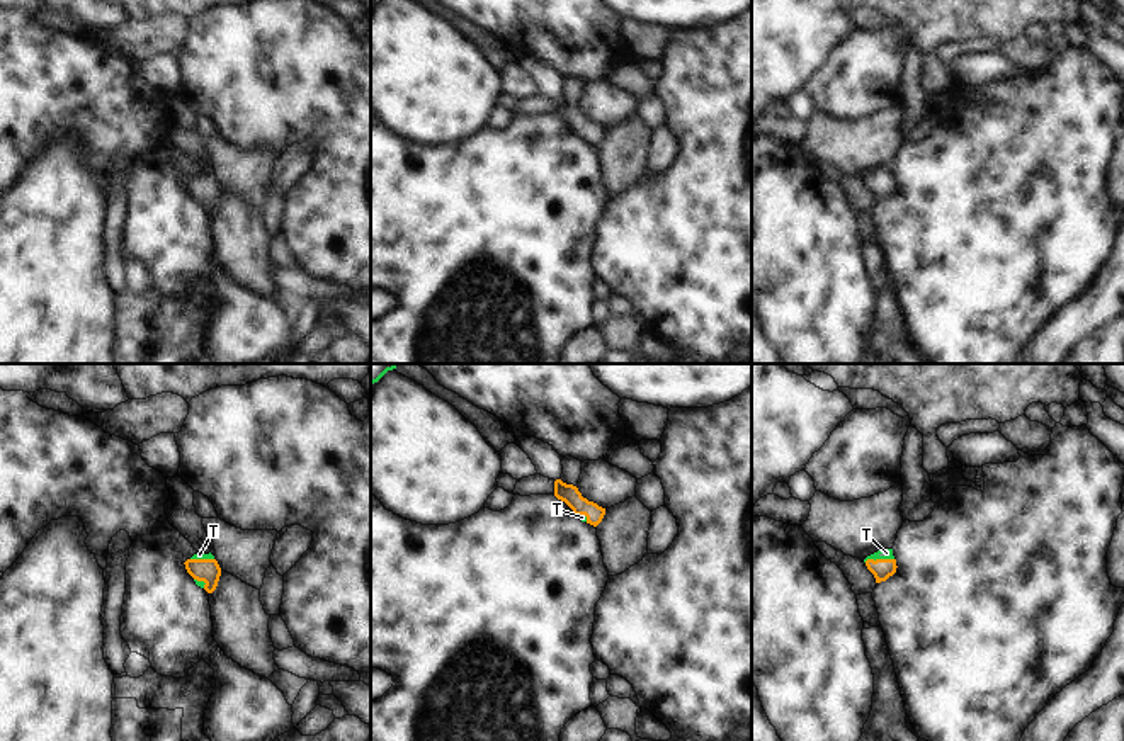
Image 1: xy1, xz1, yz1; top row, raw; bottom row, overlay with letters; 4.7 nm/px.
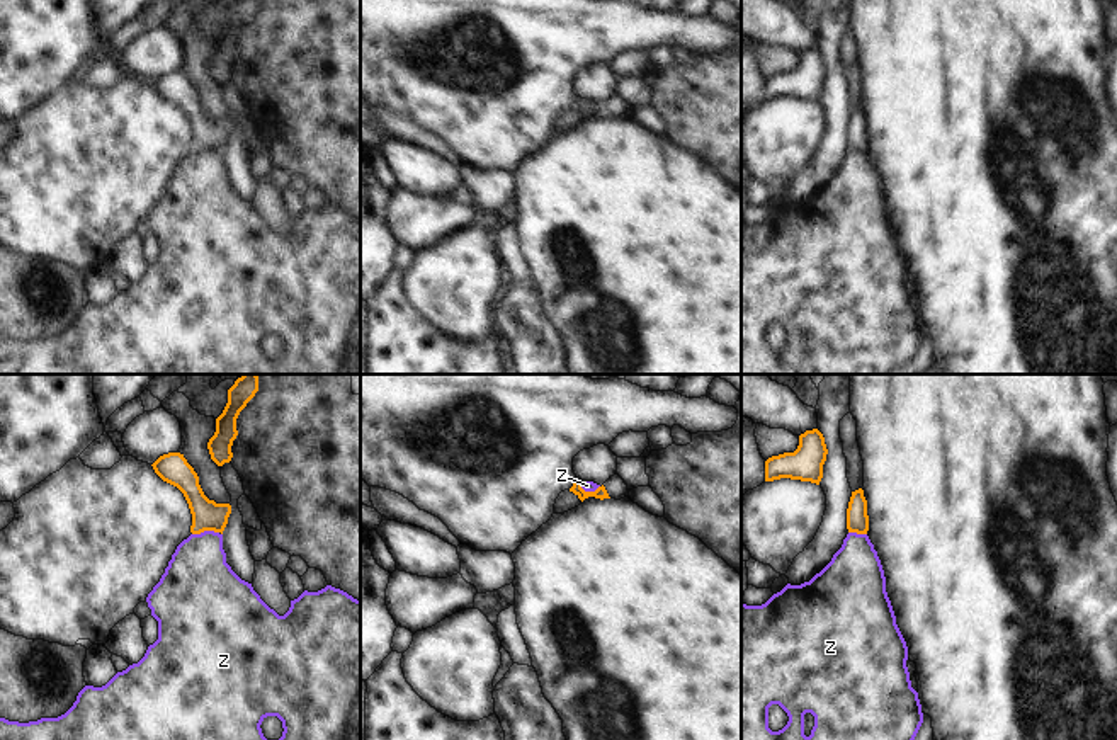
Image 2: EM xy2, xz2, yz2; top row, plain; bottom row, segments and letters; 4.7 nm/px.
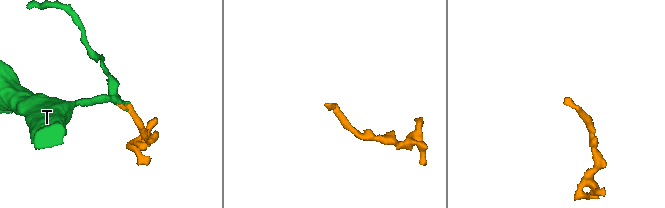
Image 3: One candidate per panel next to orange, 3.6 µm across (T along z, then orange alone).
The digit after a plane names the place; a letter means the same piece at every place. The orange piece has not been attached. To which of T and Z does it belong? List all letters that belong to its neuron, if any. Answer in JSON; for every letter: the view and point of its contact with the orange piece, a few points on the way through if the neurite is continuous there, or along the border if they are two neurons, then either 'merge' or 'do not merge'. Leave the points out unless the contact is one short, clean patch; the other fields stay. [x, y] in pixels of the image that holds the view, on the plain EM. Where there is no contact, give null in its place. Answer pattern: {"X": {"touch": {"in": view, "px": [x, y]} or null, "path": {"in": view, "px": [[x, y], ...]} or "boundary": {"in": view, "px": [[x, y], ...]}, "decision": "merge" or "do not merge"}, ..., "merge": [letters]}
{"T": {"touch": {"in": "yz1", "px": [878, 179]}, "path": {"in": "yz1", "px": [[881, 187], [878, 179], [886, 172]]}, "decision": "merge"}, "Z": {"touch": {"in": "xy2", "px": [204, 148]}, "boundary": {"in": "xy2", "px": [[218, 150], [192, 153]]}, "decision": "do not merge"}, "merge": ["T"]}

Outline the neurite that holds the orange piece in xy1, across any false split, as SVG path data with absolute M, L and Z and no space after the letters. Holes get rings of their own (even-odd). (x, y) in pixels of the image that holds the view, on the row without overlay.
M197 172L184 184L197 206L204 207L207 212L213 212L216 209L221 195L221 187L211 172Z

